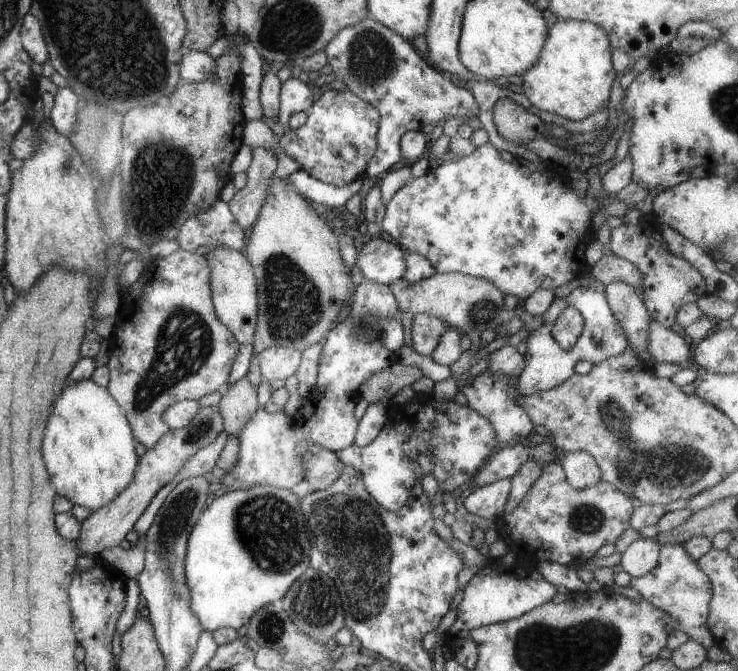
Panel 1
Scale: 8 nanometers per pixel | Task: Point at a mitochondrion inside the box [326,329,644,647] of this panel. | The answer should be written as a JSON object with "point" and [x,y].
{"point":[585,518]}

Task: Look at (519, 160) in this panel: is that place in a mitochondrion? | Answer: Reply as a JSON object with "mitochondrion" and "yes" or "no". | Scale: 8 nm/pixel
{"mitochondrion":"no"}

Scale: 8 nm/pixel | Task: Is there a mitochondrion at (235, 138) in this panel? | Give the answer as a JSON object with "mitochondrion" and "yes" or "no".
{"mitochondrion":"no"}

